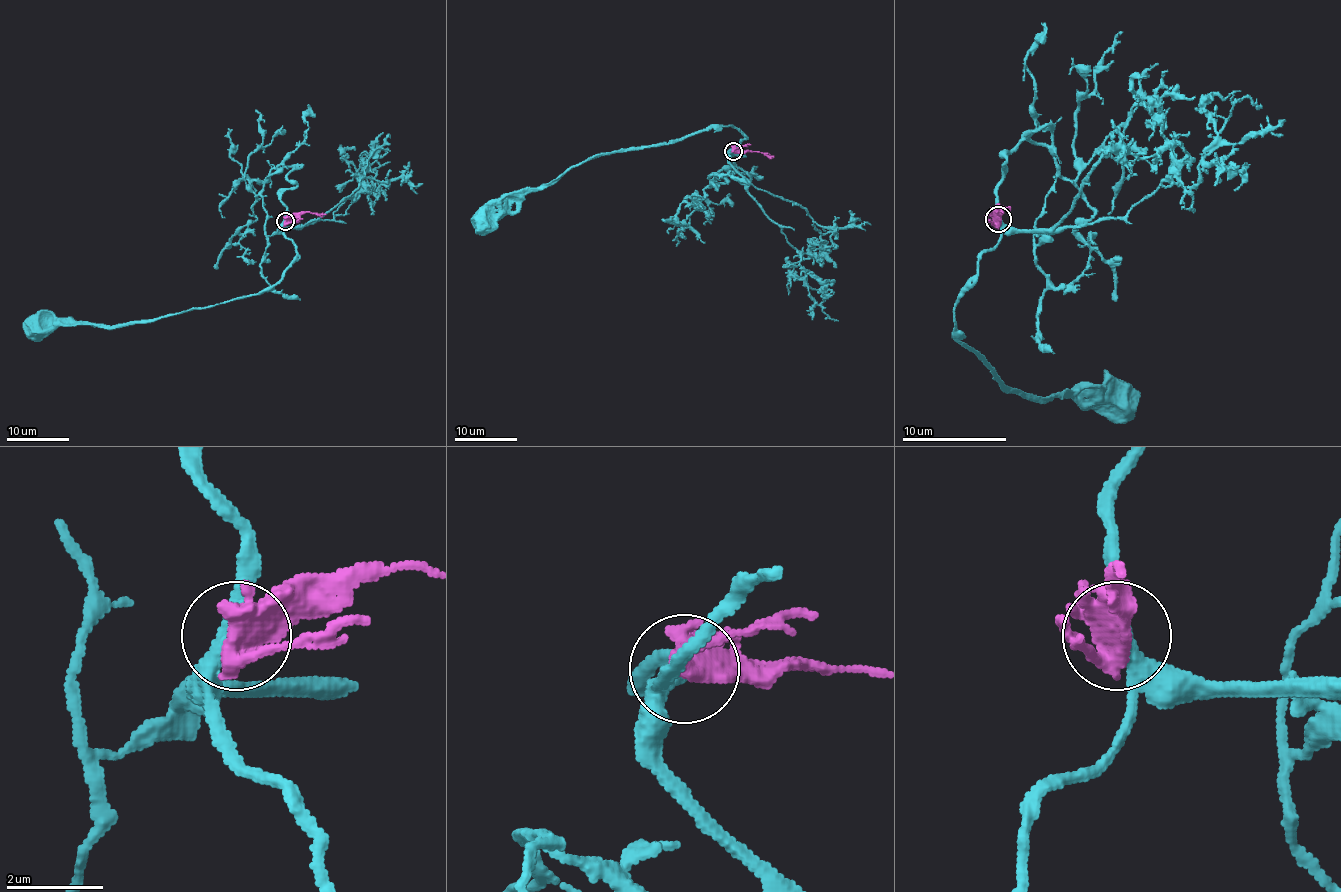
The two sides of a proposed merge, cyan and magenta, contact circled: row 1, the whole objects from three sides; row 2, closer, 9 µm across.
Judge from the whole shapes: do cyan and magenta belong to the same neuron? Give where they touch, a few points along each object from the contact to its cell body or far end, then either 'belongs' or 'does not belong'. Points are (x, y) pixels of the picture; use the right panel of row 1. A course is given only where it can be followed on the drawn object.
(998, 219) | cyan via (1000, 219), (1000, 240), (979, 258), (955, 310), (958, 339), (1008, 389), (1115, 392) | magenta via (997, 219), (997, 205), (1008, 208) | does not belong

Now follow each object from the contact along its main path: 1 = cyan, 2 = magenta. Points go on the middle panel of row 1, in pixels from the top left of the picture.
1: (733, 152), (744, 138), (733, 126), (589, 157), (550, 183), (528, 188), (499, 217), (485, 221)
2: (733, 151), (753, 151), (773, 157)

